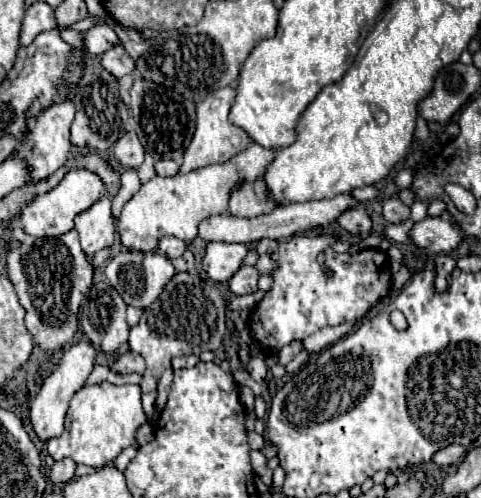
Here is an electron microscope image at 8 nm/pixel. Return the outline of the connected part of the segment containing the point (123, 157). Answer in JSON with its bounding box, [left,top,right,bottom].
[113,134,145,168]

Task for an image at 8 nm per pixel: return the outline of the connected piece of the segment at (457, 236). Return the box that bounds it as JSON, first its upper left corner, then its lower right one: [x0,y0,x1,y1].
[409,216,463,254]

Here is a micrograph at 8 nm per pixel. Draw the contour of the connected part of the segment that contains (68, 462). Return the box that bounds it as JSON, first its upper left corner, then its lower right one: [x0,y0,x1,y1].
[51,458,77,482]

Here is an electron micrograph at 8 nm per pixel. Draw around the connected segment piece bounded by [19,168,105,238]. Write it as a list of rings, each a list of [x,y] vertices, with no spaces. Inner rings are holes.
[[[77,168],[77,170],[67,170],[63,180],[51,188],[47,194],[39,194],[35,200],[31,200],[23,210],[21,210],[21,226],[27,234],[37,236],[37,238],[53,238],[69,232],[73,228],[73,220],[79,212],[85,212],[103,196],[103,180],[95,176],[95,172],[87,168]]]

